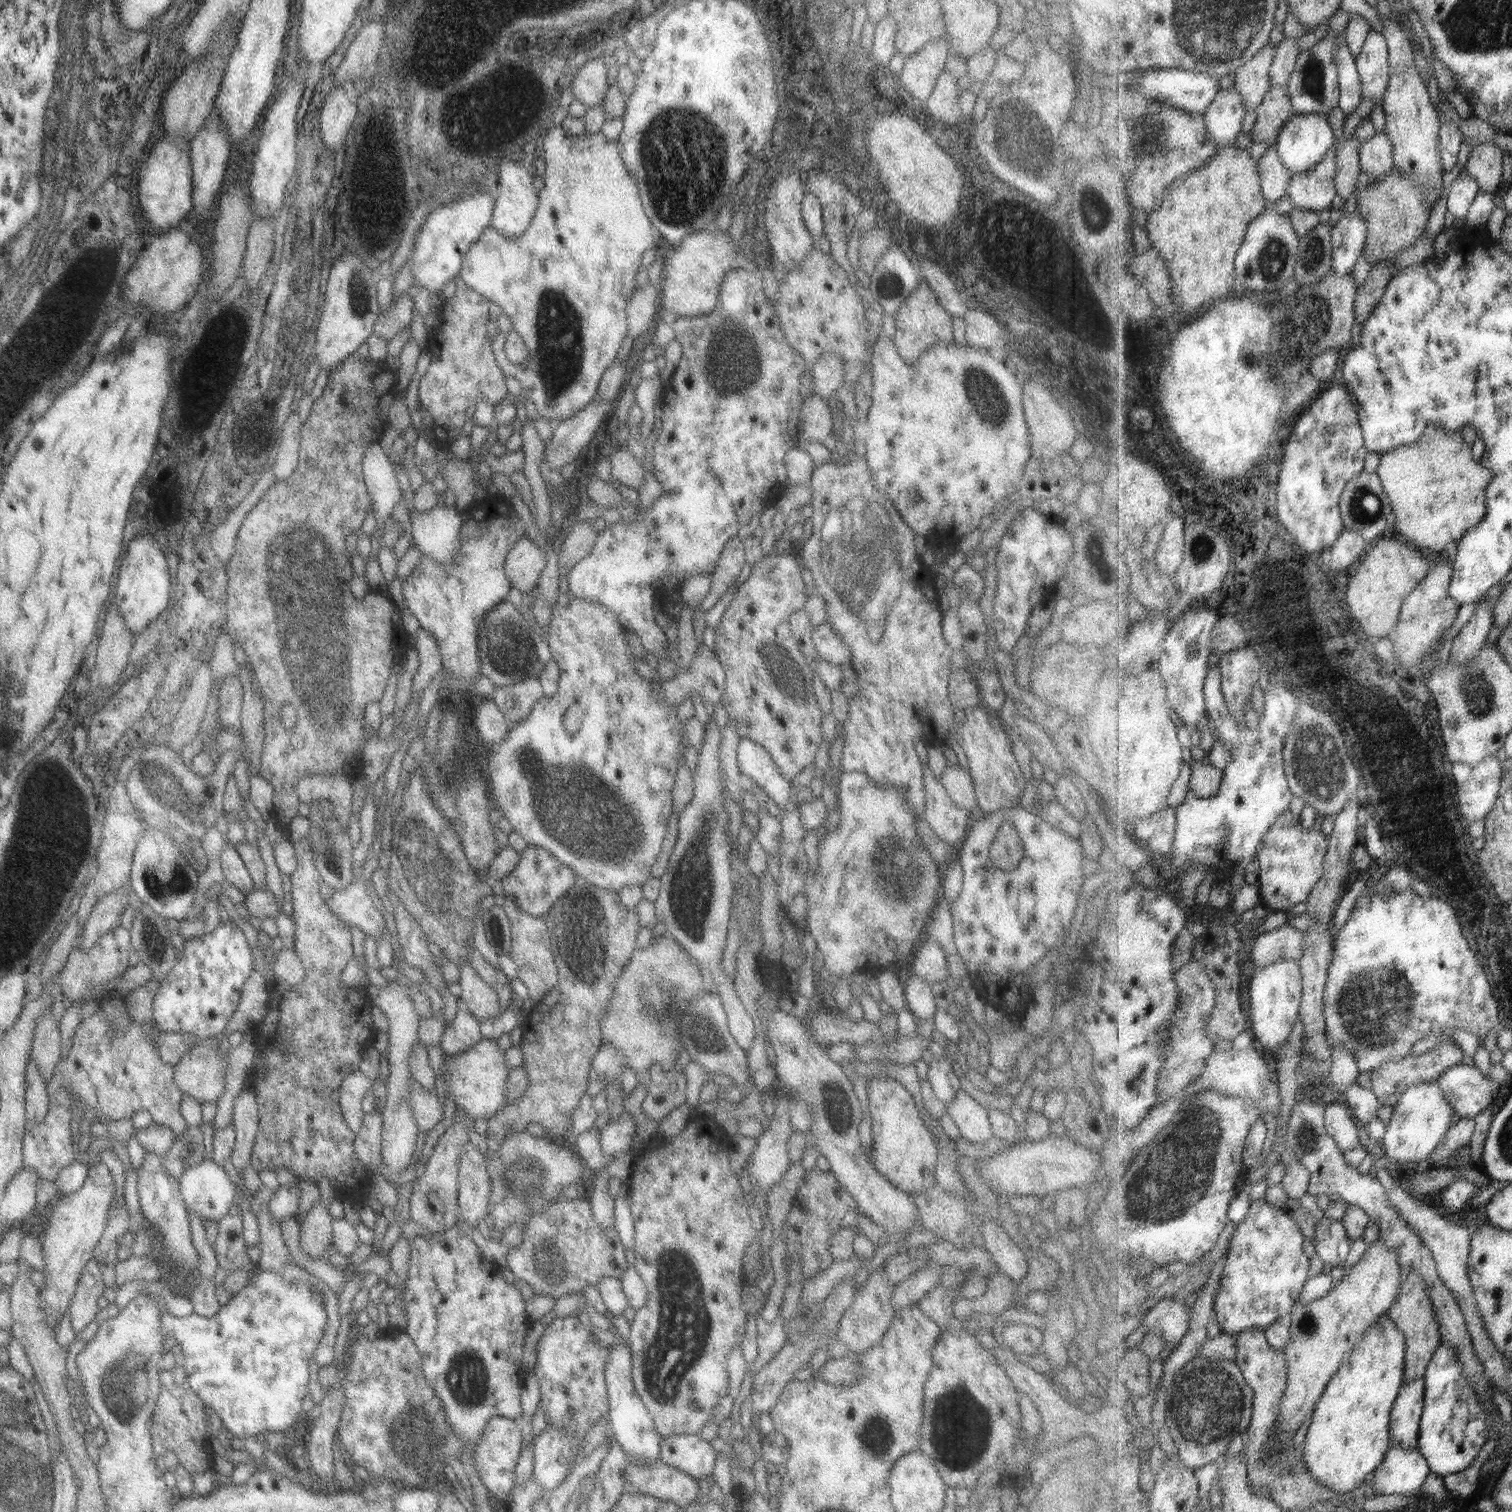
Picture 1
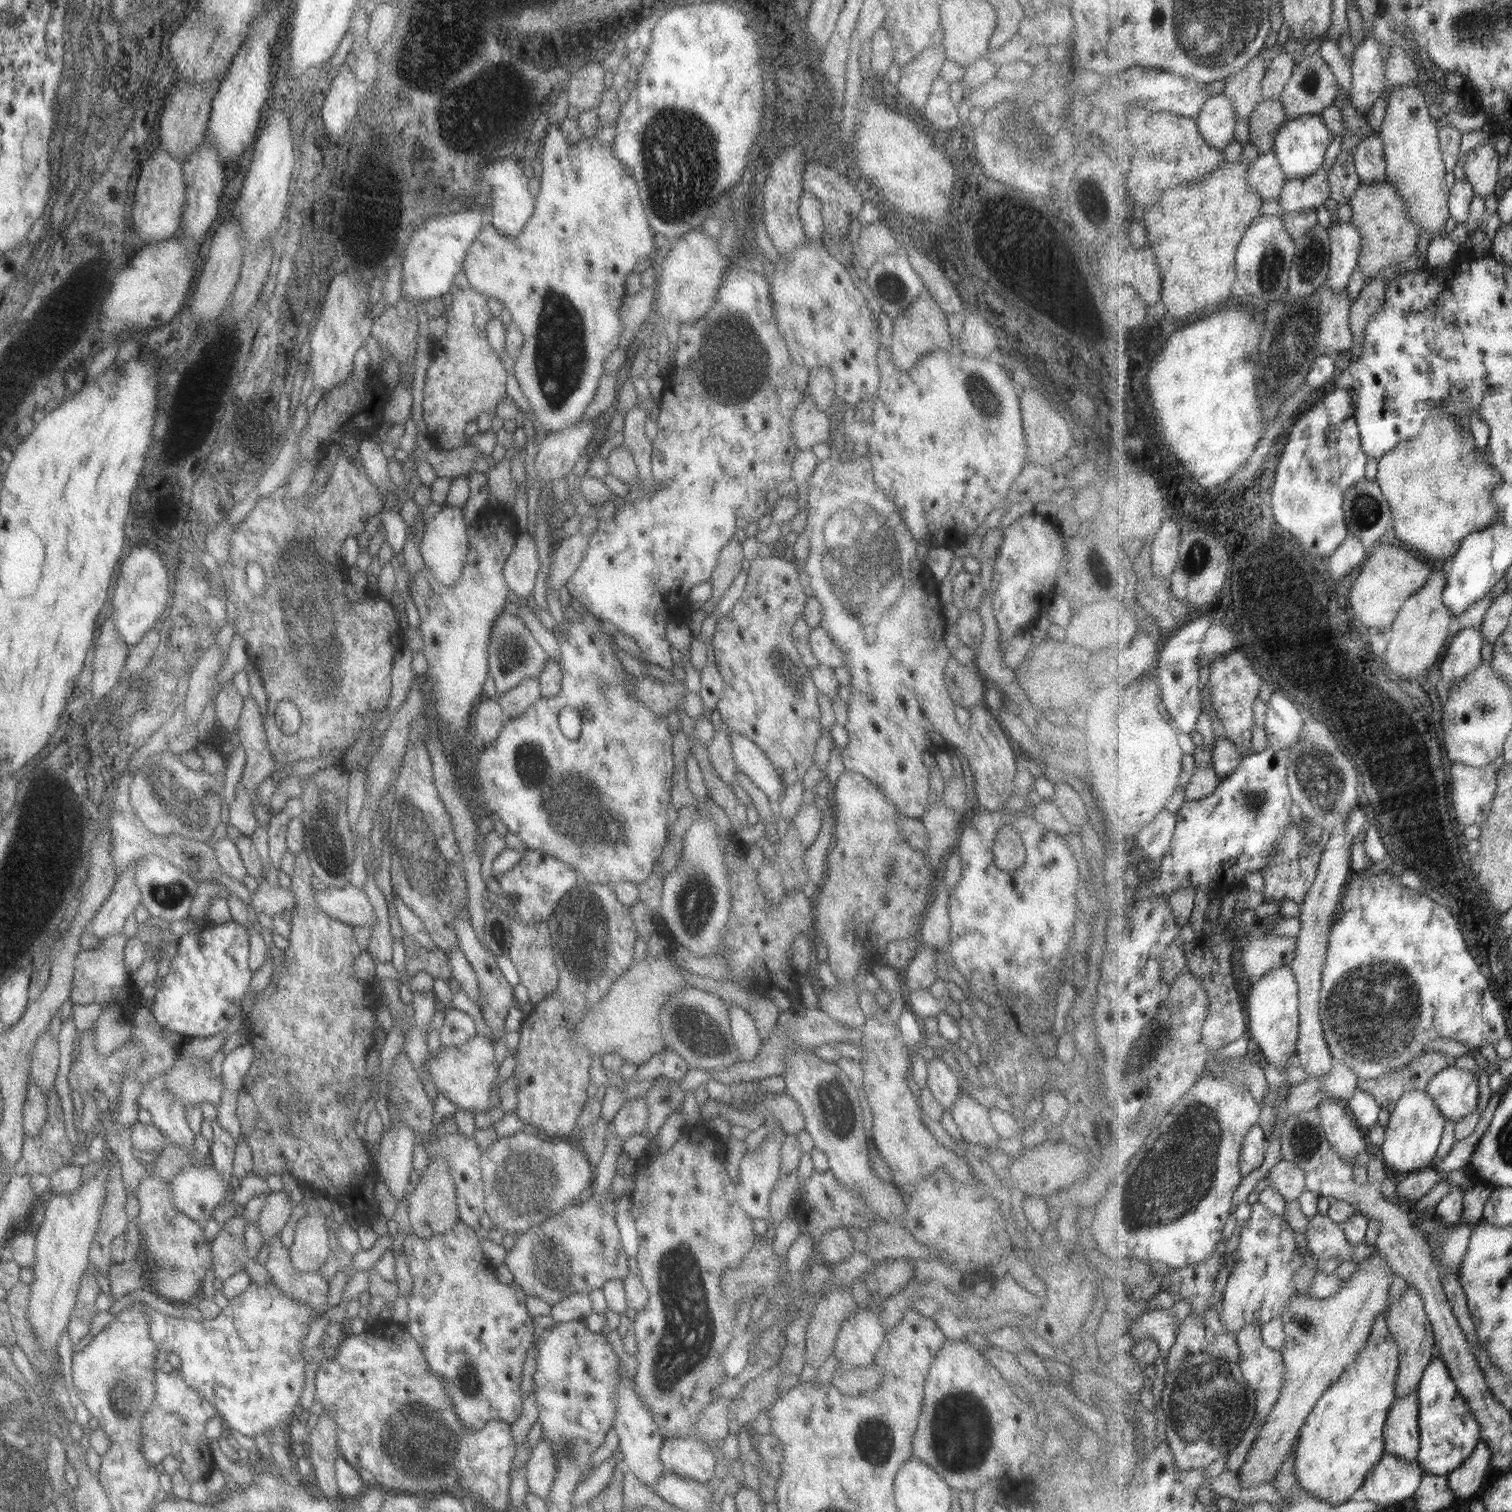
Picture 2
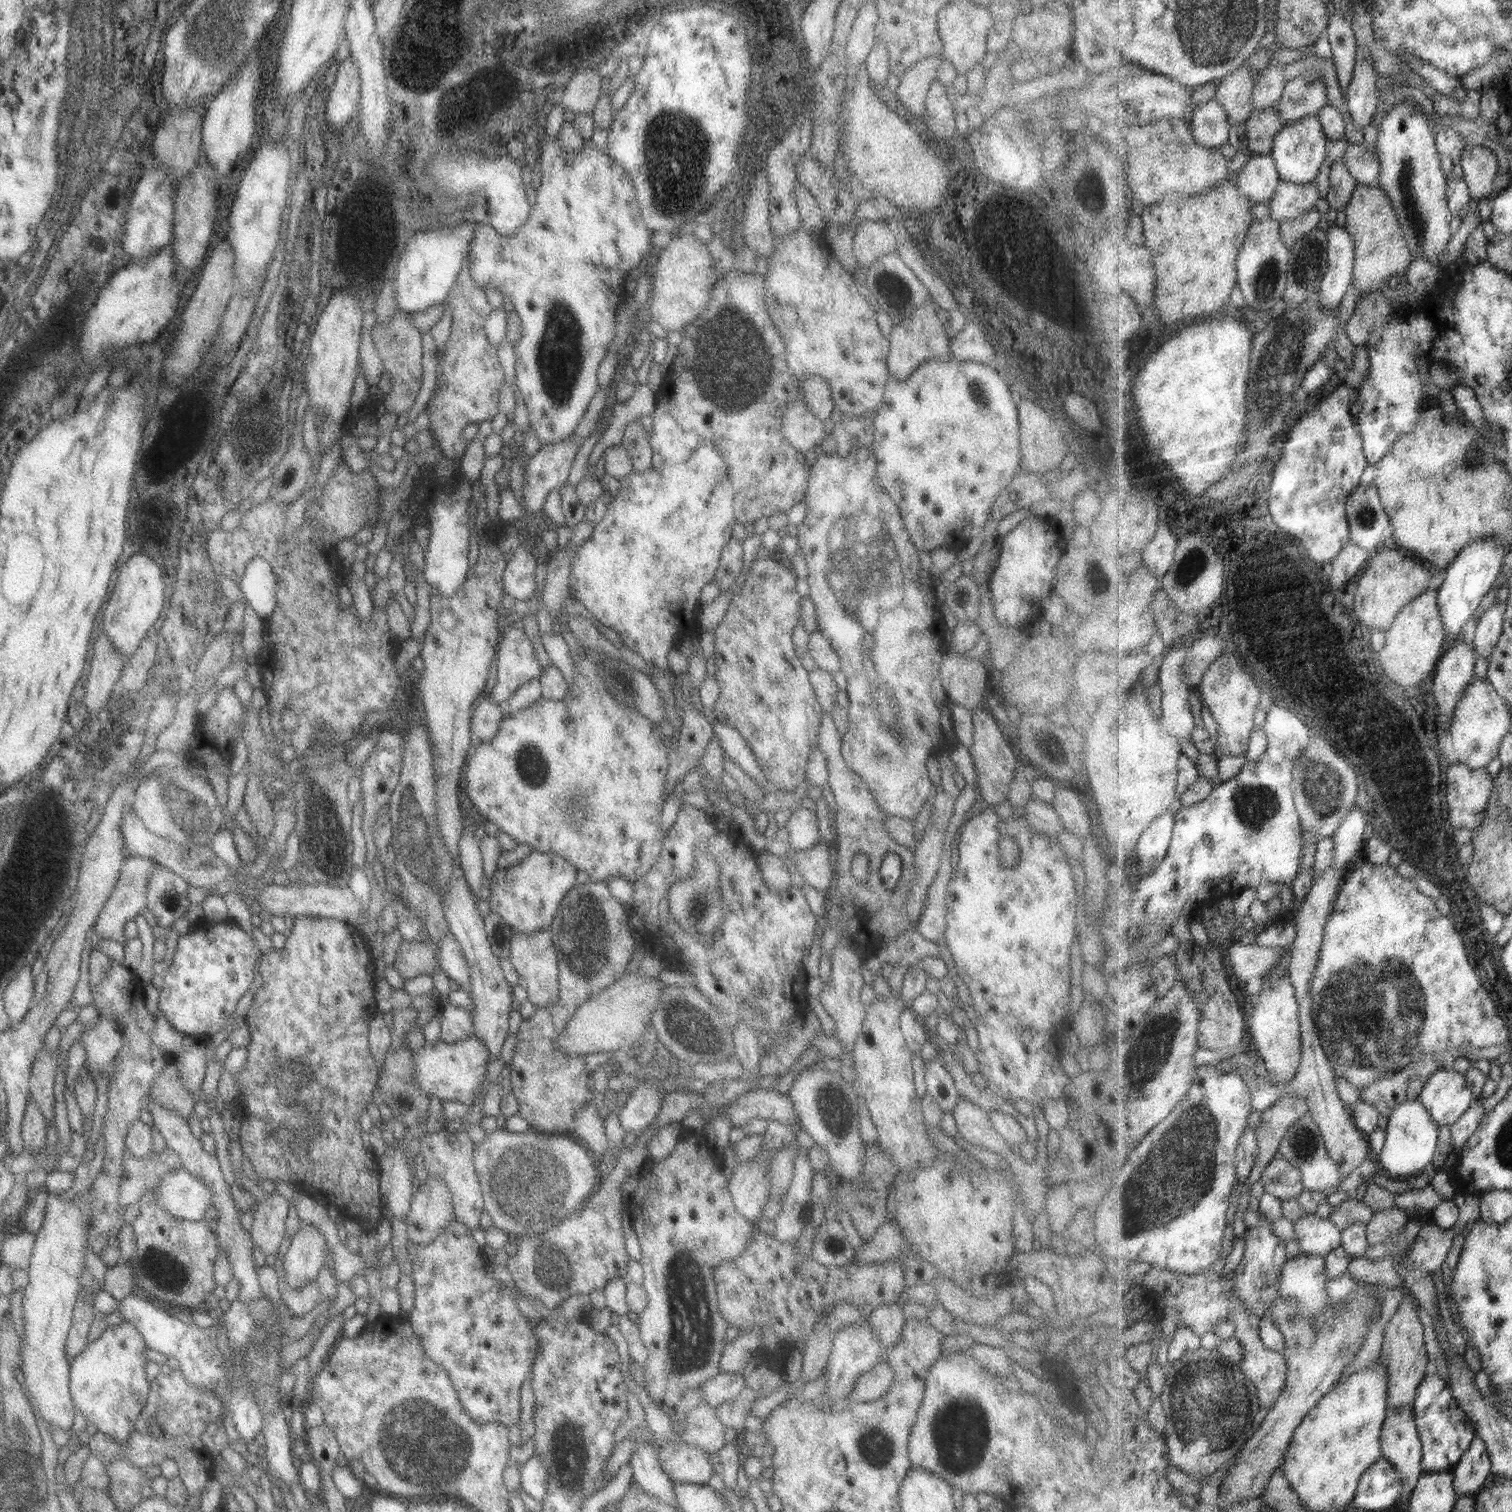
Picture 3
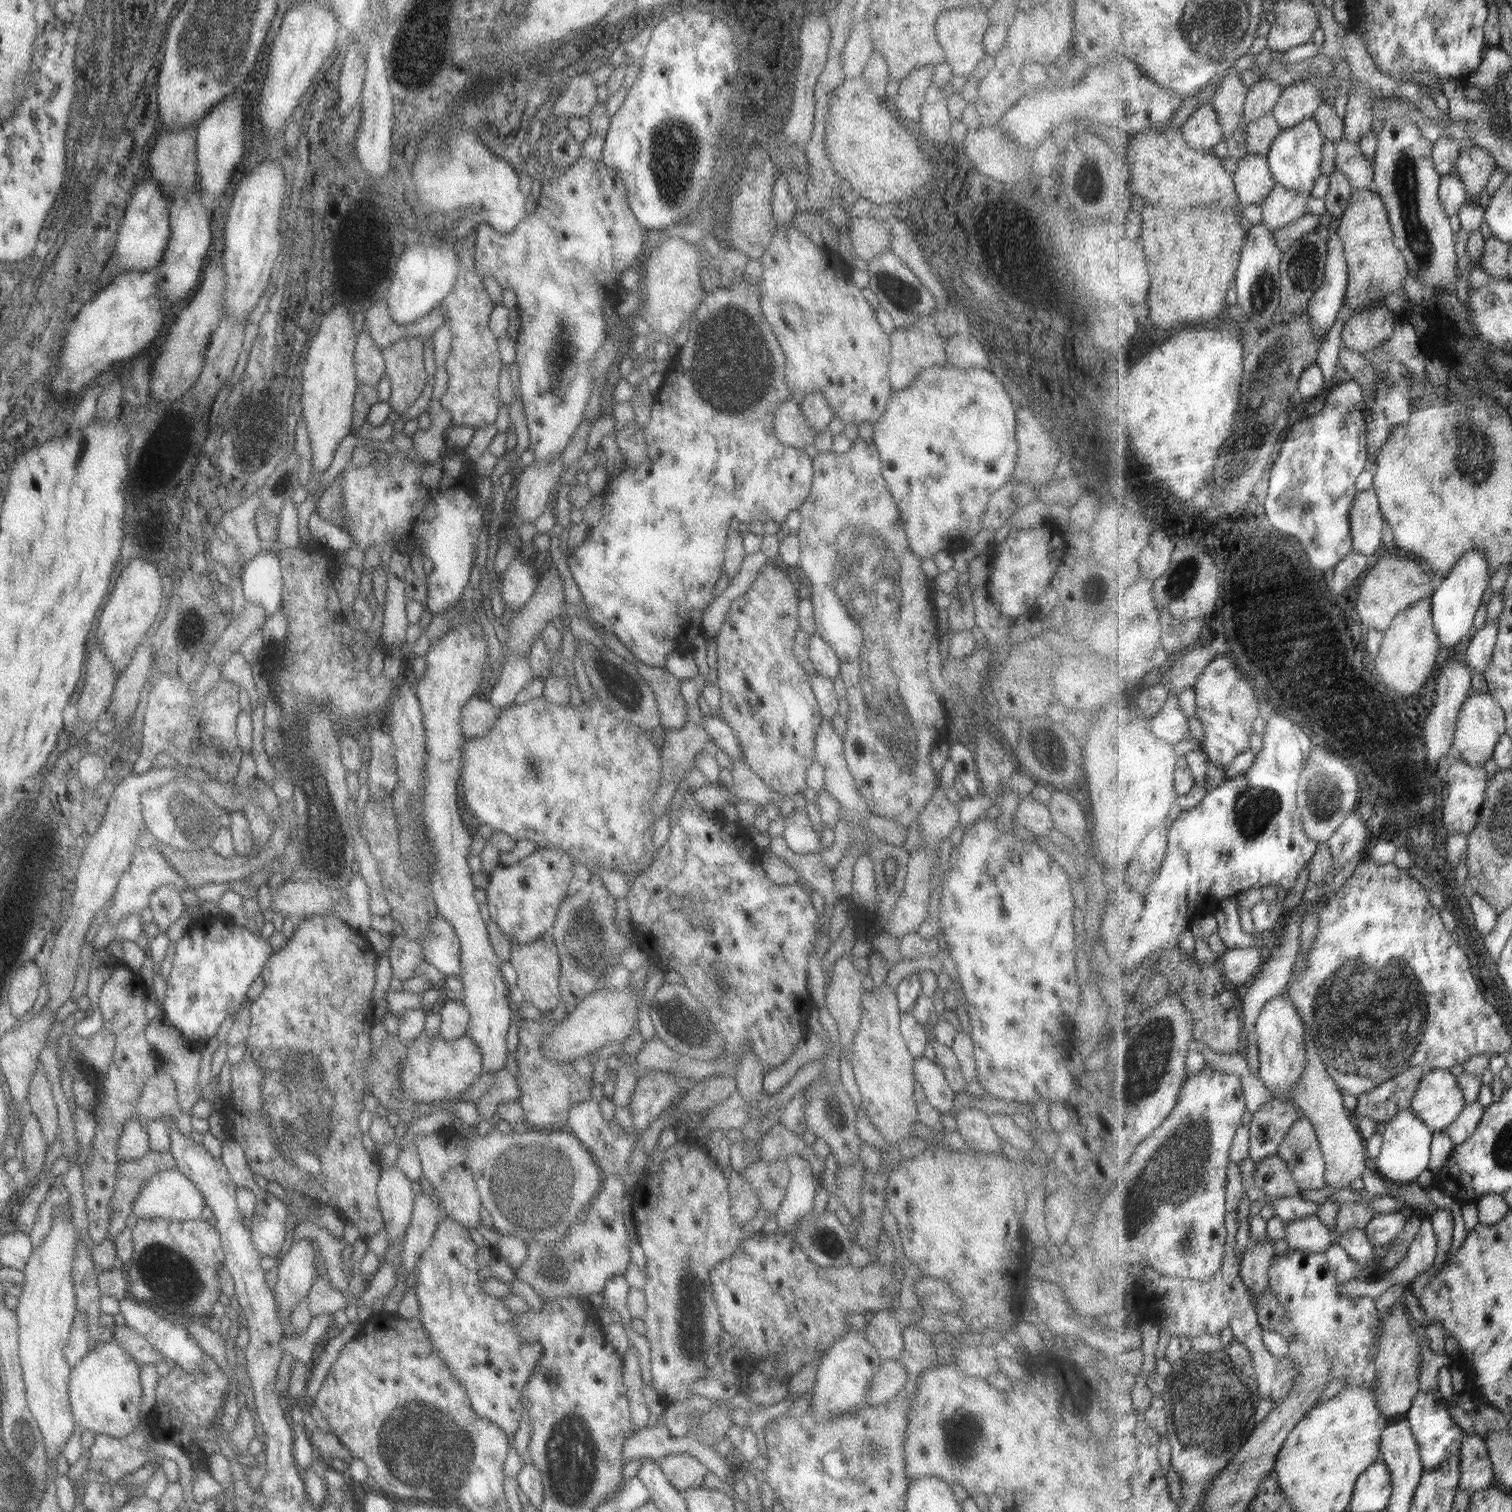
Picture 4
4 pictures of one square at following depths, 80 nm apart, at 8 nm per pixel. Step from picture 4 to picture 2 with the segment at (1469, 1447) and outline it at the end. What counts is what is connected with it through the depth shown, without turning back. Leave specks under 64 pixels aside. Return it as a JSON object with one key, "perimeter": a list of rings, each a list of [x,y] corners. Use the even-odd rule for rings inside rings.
{"perimeter":[[[1479,1441],[1474,1453],[1467,1458],[1461,1468],[1457,1468],[1448,1475],[1449,1486],[1454,1490],[1457,1498],[1476,1498],[1482,1491],[1481,1484],[1492,1462],[1492,1452],[1485,1441]]]}

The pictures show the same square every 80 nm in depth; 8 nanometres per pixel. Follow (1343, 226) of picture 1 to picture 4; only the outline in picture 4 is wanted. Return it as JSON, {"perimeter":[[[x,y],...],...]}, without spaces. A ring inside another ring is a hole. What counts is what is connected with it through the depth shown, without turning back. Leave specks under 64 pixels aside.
{"perimeter":[[[1339,230],[1329,233],[1325,281],[1309,303],[1309,319],[1316,334],[1327,334],[1345,303],[1349,286],[1348,262]]]}

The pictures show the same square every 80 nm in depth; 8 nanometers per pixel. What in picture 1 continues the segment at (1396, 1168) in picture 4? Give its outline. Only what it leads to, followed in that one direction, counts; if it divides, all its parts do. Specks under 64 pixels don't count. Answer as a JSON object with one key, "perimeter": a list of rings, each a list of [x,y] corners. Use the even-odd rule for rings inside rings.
{"perimeter":[[[1438,1081],[1412,1086],[1393,1107],[1392,1116],[1381,1140],[1383,1153],[1393,1162],[1411,1164],[1415,1169],[1427,1167],[1431,1155],[1444,1141],[1455,1118],[1454,1108],[1446,1099],[1446,1092]]]}

